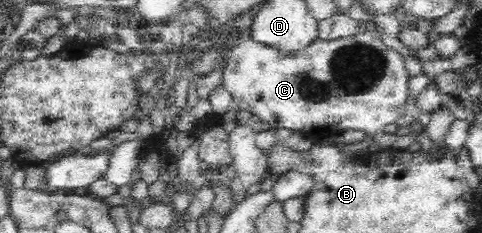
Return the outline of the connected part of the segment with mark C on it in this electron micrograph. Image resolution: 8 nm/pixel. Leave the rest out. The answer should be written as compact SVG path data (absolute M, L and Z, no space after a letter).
M371 32L337 40L315 38L311 46L299 50L293 56L255 42L247 35L228 51L223 64L222 85L232 96L233 107L252 112L271 126L301 132L327 128L331 132L359 130L374 135L383 132L387 124L395 123L407 112L408 79L404 56L387 47Z

